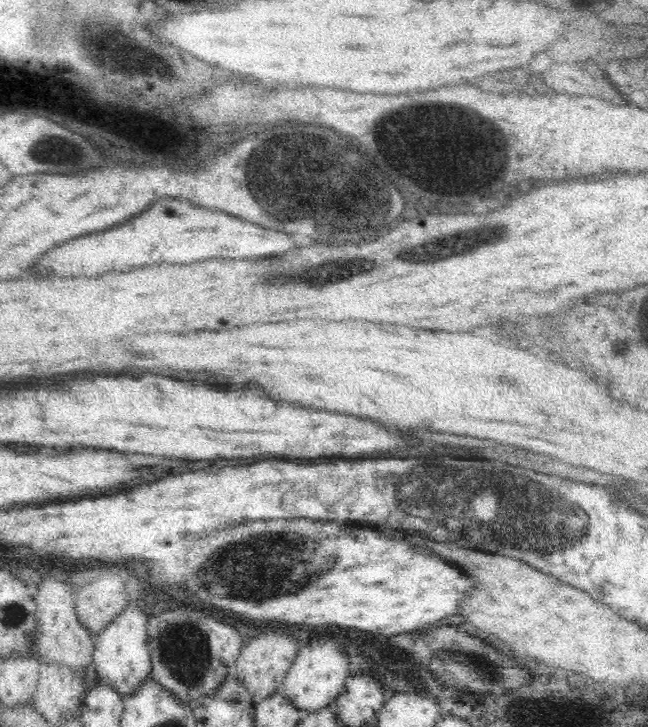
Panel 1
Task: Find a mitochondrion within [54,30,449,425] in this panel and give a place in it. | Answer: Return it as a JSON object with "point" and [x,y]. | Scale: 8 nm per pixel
{"point":[307,171]}

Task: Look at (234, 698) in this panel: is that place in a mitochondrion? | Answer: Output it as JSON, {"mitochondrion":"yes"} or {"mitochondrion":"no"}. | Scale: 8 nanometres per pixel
{"mitochondrion":"yes"}

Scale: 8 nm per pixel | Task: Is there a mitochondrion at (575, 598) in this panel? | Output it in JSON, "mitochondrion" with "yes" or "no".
{"mitochondrion":"no"}

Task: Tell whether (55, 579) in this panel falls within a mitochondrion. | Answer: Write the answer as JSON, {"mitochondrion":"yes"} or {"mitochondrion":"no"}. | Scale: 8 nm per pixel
{"mitochondrion":"no"}

